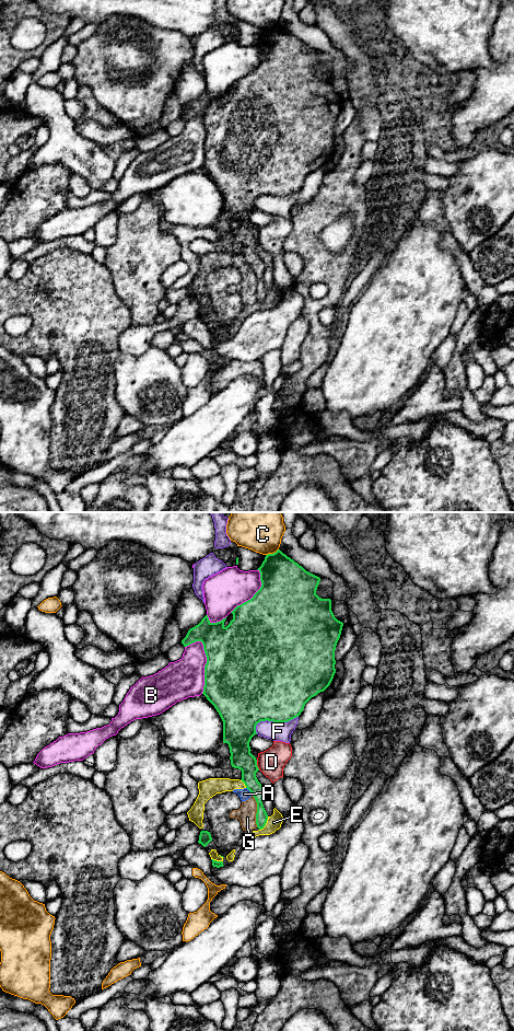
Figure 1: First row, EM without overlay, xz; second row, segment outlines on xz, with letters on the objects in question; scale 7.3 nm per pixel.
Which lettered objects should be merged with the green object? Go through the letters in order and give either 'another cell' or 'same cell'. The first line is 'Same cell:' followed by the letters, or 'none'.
Same cell: none
A: another cell
B: another cell
C: another cell
D: another cell
E: another cell
F: another cell
G: another cell

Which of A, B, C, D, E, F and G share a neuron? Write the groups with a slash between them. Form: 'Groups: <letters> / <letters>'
Groups: A E G / B / C / D / F

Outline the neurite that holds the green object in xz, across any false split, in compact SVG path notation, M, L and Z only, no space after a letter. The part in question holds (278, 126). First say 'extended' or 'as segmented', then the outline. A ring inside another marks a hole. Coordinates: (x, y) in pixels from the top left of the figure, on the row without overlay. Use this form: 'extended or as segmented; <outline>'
as segmented; M280 24L266 30L257 45L260 47L260 63L250 74L231 86L233 94L226 102L226 92L211 97L206 90L198 100L188 105L182 118L184 121L196 116L203 119L207 138L202 169L214 181L223 196L223 218L229 219L231 240L242 245L241 255L257 277L256 299L261 304L268 294L262 279L266 264L256 252L259 243L256 232L250 228L249 217L257 209L256 200L260 196L288 197L299 192L305 178L330 160L336 148L335 125L343 97L335 92L331 74L322 73L316 69L320 53L306 46Z

